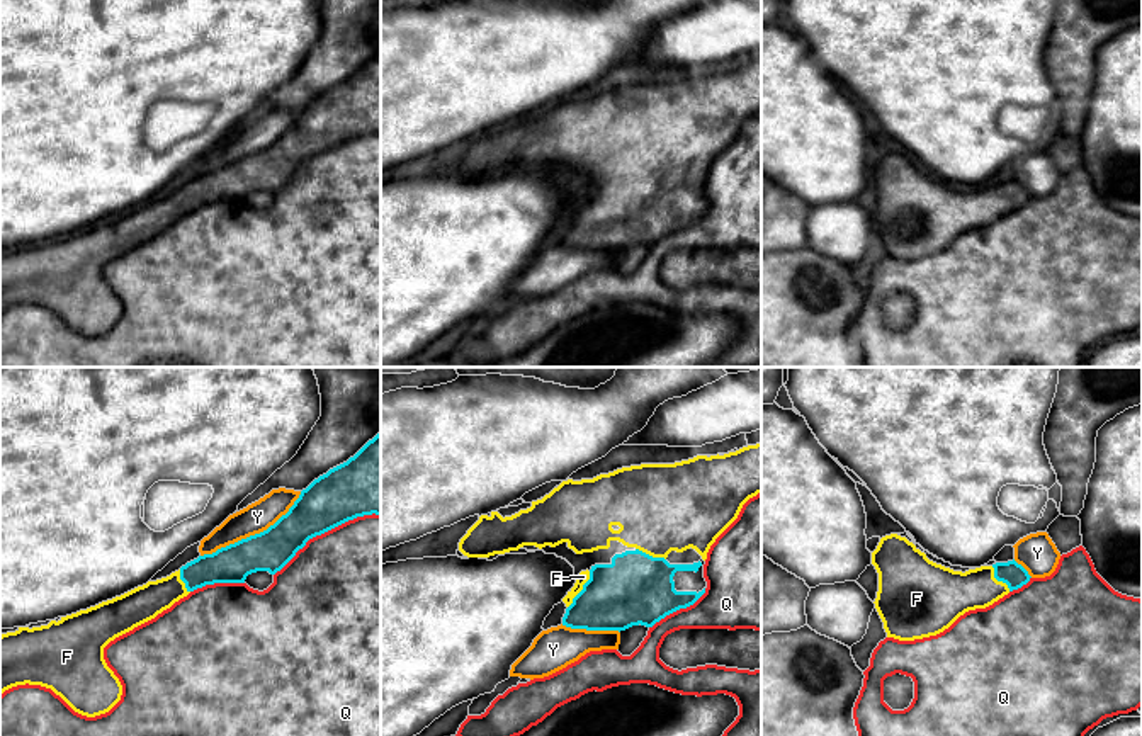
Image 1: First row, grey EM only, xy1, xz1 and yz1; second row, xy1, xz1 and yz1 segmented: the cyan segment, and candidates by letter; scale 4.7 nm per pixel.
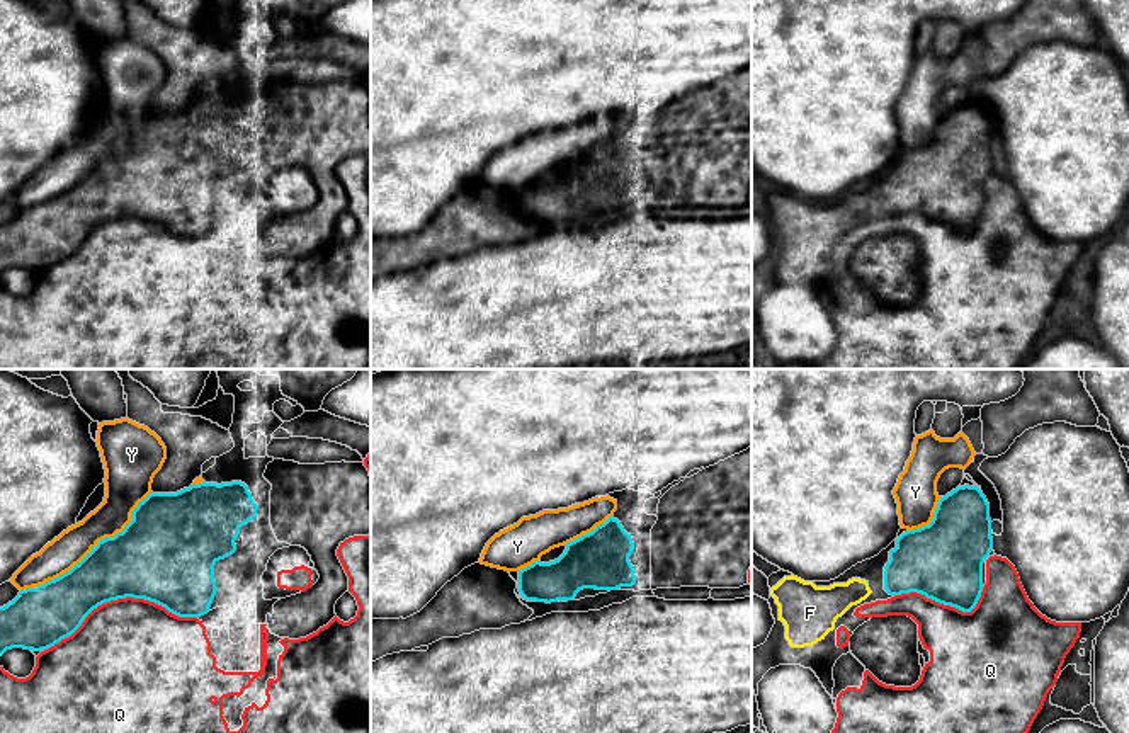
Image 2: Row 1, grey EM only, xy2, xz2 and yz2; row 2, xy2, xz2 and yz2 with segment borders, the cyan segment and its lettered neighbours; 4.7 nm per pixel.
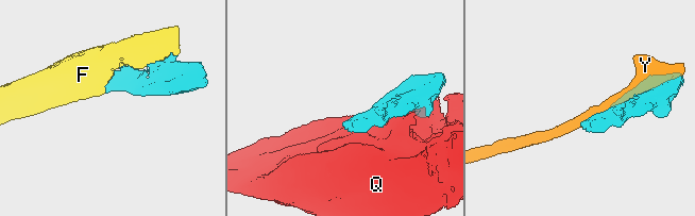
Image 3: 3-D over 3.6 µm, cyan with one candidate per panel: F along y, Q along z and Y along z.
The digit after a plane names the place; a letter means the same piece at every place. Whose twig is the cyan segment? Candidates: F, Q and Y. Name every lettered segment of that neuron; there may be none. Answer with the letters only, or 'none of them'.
F

